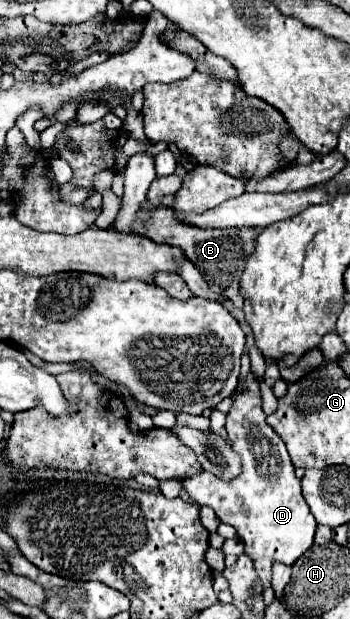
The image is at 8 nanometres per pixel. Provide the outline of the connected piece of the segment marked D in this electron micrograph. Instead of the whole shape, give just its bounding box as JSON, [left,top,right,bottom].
[183,373,317,587]

